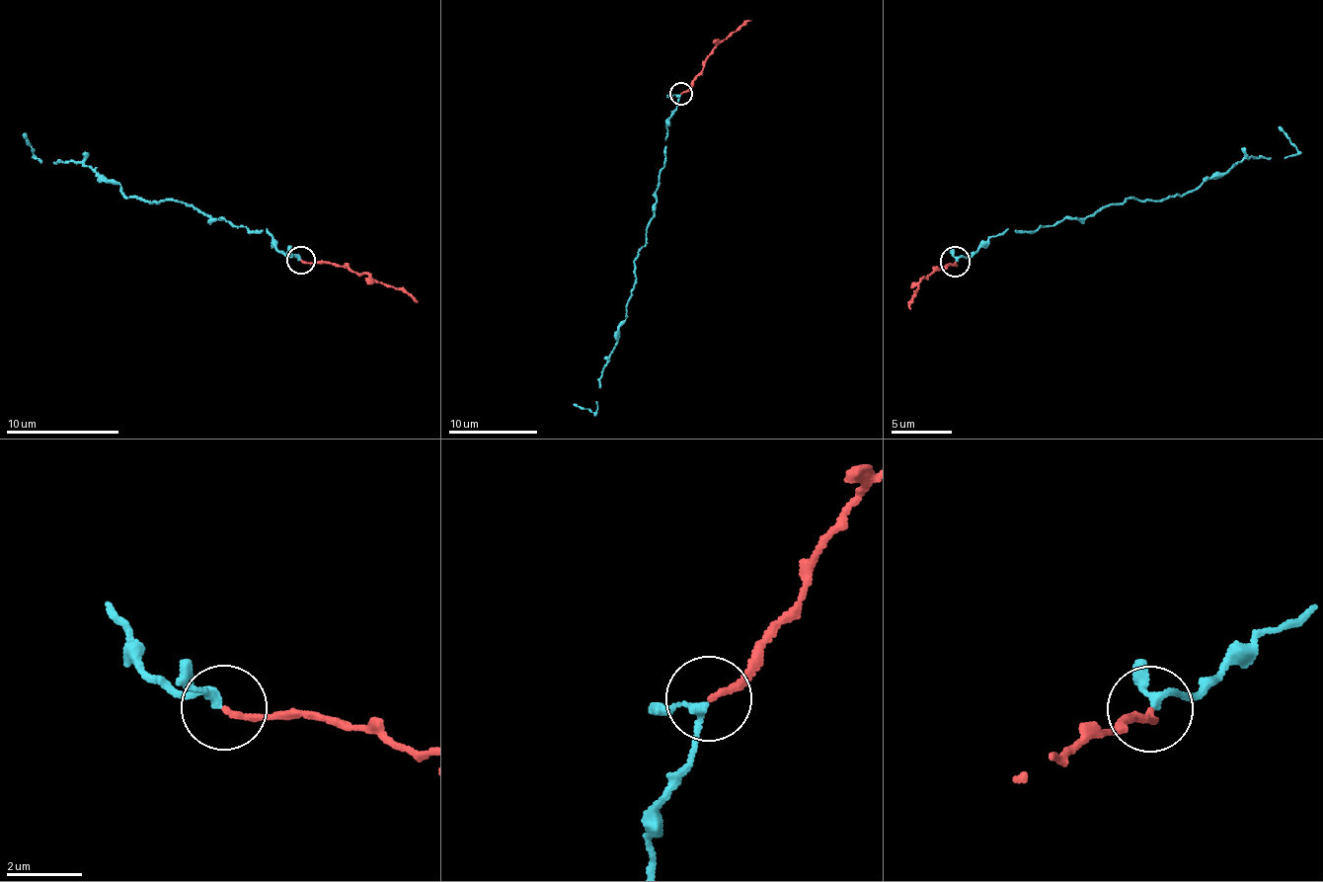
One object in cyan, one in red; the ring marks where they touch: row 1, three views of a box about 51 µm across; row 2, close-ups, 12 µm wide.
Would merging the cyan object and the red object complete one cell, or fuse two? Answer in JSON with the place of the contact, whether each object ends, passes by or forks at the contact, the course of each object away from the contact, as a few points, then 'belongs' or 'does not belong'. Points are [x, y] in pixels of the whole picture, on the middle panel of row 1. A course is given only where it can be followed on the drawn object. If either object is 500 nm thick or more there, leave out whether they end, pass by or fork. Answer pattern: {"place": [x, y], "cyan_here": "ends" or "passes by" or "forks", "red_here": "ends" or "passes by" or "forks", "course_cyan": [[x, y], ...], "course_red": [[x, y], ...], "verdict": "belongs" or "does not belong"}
{"place": [680, 94], "cyan_here": "passes by", "red_here": "ends", "course_cyan": [[680, 94], [654, 215], [635, 262], [635, 288], [599, 380], [597, 407], [573, 405]], "course_red": [[680, 94], [714, 47], [751, 21]], "verdict": "belongs"}

